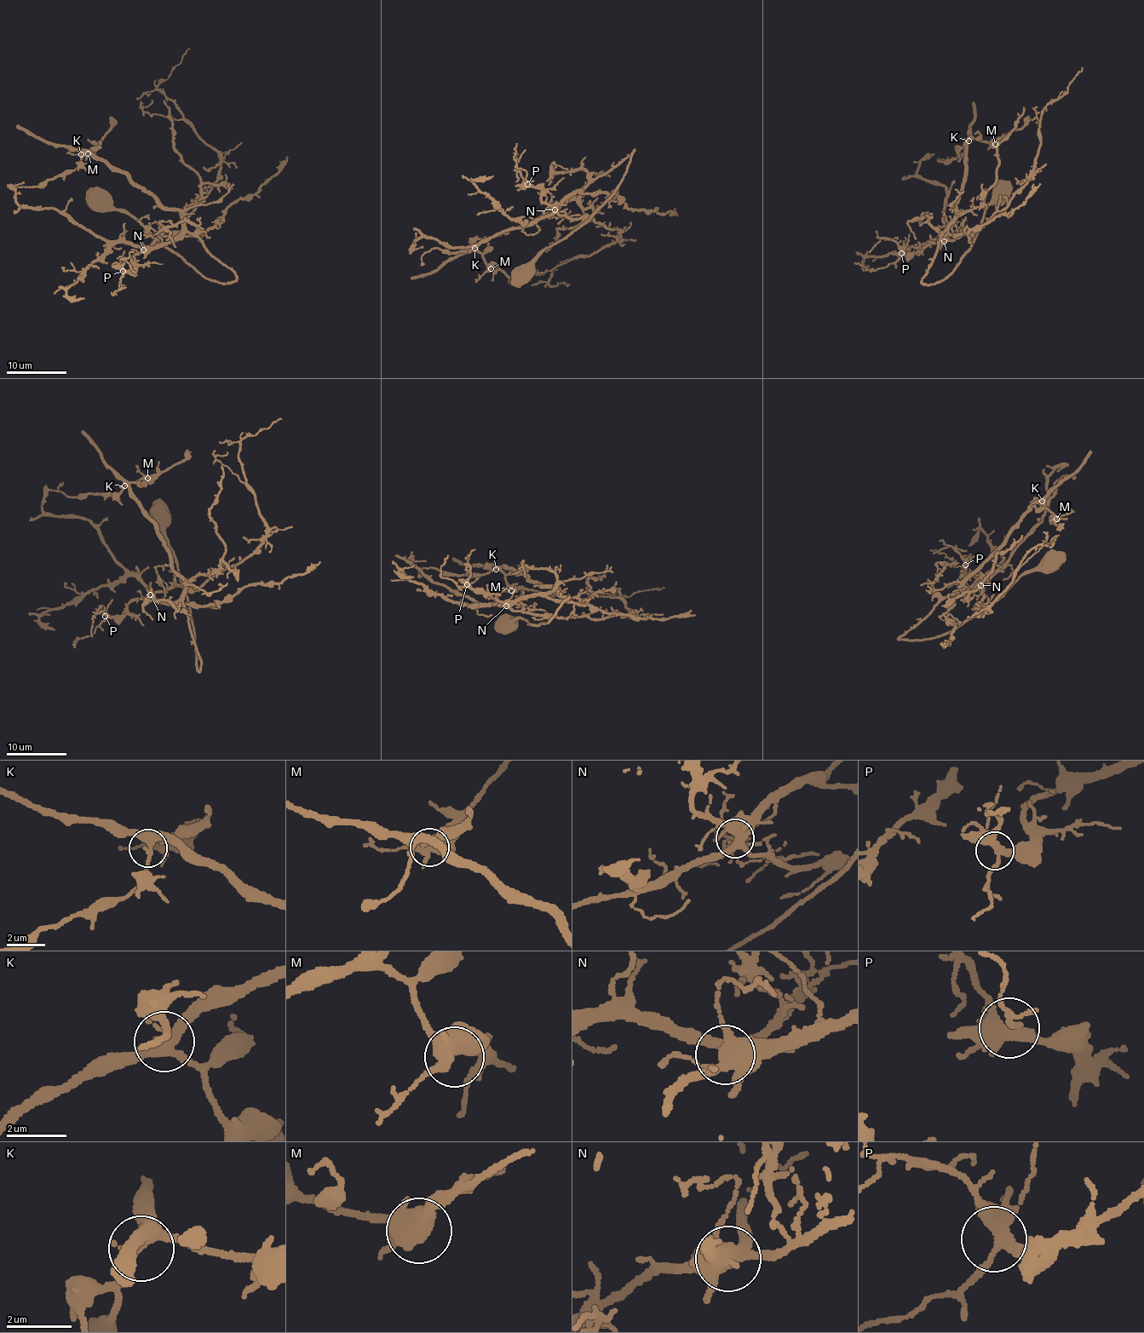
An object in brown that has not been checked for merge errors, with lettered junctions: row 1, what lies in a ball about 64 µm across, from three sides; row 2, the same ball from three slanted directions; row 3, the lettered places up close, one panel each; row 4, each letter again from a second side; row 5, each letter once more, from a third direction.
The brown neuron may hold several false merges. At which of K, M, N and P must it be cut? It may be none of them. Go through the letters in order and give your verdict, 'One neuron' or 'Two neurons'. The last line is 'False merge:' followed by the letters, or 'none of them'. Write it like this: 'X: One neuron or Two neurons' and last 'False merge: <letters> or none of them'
K: One neuron
M: One neuron
N: One neuron
P: One neuron
False merge: none of them

